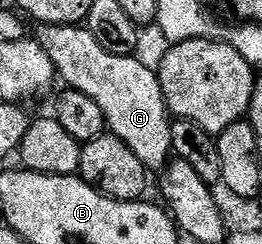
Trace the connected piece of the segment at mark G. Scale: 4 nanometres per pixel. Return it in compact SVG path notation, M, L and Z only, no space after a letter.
M43 25L40 26L39 40L41 45L47 51L47 55L53 63L53 67L58 78L61 77L65 80L64 84L70 89L75 91L83 91L83 95L91 95L91 99L95 99L95 103L99 103L99 107L103 110L105 116L105 124L108 132L115 134L119 139L123 139L123 143L127 143L127 147L131 147L131 151L135 151L135 155L139 155L139 159L145 164L146 169L150 171L164 170L166 165L171 160L171 154L173 153L173 144L171 143L171 114L169 109L165 106L165 100L163 99L163 87L159 83L156 72L151 68L148 69L143 62L140 61L140 56L134 55L131 57L124 57L123 55L111 55L111 51L103 51L103 47L99 47L99 43L95 43L95 35L91 35L91 31L88 27L82 27L81 25Z

